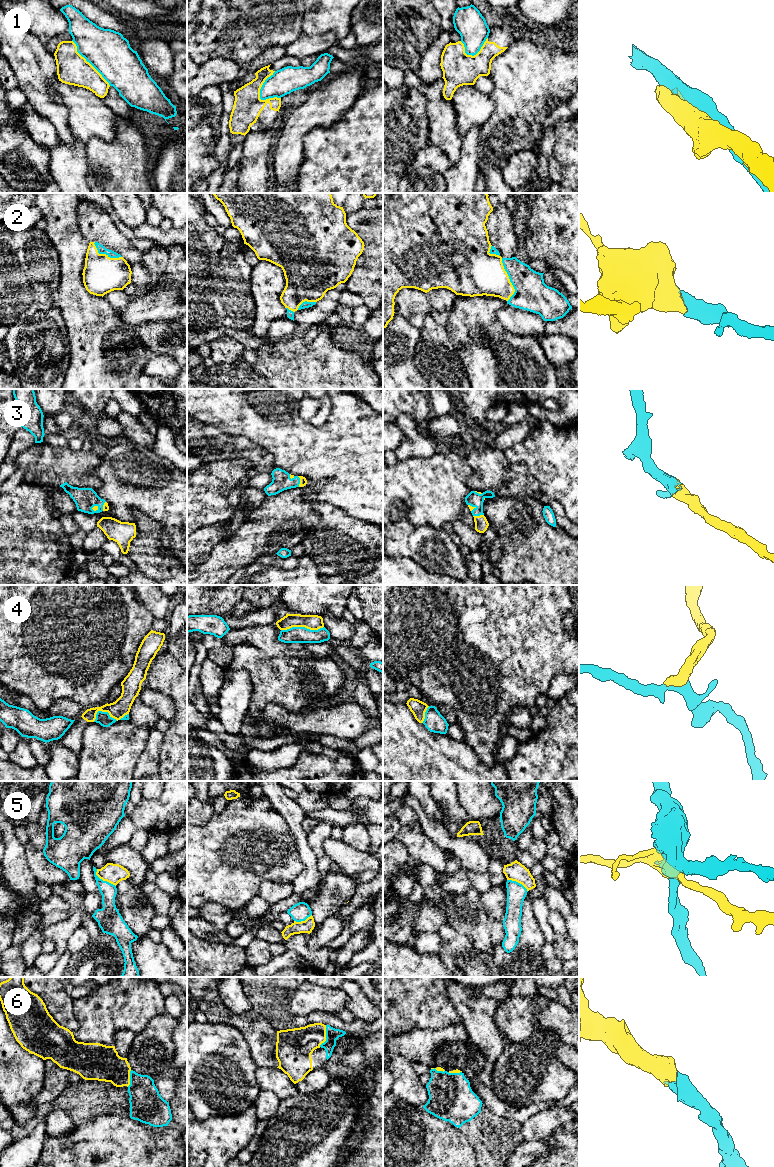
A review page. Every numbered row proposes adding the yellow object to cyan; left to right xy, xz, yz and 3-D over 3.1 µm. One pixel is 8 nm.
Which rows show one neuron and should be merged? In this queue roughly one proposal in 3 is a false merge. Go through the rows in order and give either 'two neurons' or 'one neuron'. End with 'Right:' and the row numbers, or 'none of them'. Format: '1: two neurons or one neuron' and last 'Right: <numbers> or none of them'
1: two neurons
2: one neuron
3: one neuron
4: two neurons
5: two neurons
6: one neuron
Right: 2, 3, 6

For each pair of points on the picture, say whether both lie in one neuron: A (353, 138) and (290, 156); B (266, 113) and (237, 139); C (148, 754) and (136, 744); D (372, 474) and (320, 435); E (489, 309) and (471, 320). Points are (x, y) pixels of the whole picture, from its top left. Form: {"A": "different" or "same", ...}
{"A": "different", "B": "same", "C": "different", "D": "same", "E": "same"}

